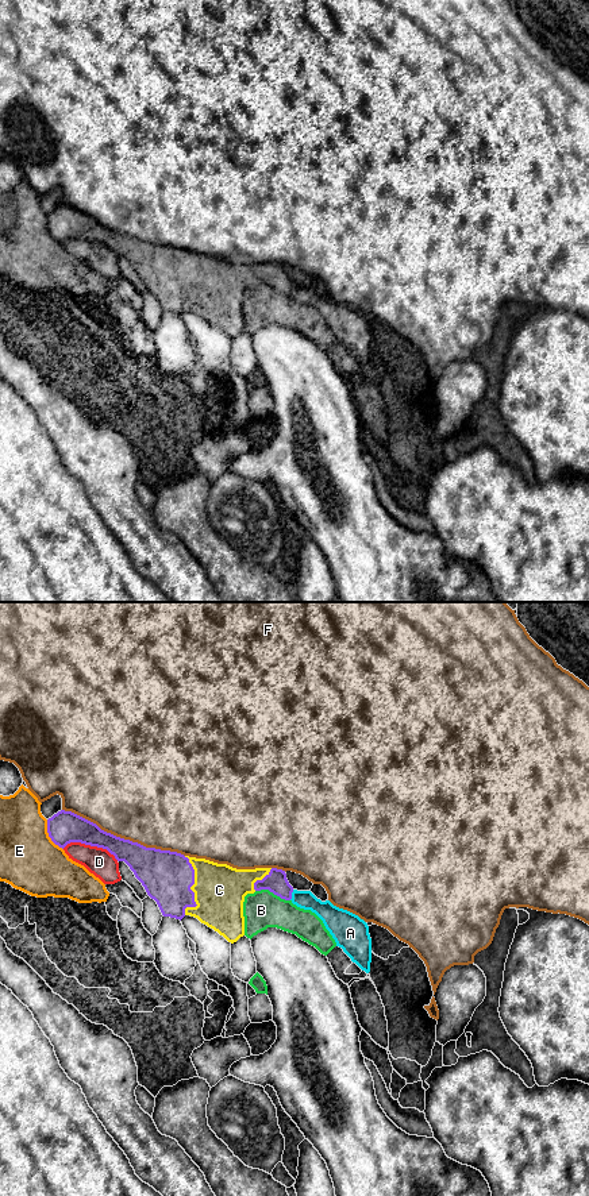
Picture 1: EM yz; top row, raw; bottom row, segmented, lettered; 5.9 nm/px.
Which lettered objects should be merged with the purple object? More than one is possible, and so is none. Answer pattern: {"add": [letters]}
{"add": ["C"]}

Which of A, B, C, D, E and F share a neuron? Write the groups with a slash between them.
A / B / C / D / E / F

